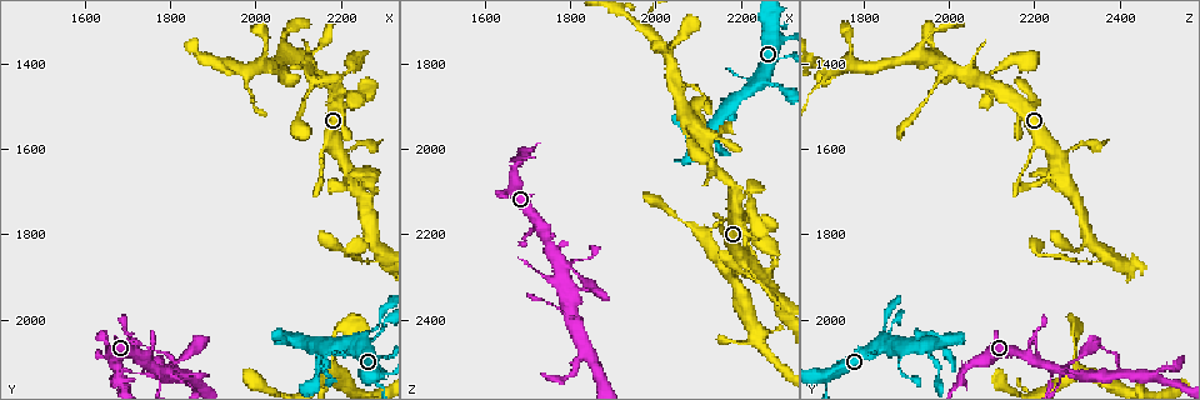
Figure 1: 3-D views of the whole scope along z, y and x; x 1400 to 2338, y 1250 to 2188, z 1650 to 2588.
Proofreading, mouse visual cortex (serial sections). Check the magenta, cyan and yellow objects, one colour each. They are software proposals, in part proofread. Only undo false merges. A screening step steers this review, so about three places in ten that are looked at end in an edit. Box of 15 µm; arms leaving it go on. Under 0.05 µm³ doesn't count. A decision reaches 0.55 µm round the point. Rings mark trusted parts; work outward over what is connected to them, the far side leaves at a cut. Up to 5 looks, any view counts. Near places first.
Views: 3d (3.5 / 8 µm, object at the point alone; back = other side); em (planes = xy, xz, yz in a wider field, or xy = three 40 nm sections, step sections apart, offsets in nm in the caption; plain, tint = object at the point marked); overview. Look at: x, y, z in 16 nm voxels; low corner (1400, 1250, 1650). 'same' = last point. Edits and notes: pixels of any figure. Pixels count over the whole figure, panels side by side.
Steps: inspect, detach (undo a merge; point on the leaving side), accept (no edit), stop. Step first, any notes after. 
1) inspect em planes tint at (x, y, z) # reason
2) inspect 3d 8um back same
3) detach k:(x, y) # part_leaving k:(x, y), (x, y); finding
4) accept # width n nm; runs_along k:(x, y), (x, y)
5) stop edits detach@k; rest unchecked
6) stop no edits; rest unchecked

inspect 3d 3.5um at (2295, 1855, 2365) # abrupt turn

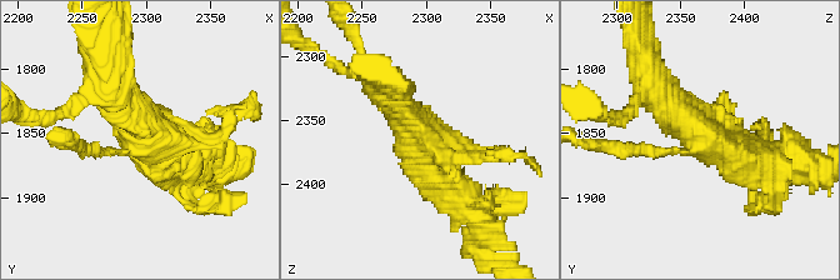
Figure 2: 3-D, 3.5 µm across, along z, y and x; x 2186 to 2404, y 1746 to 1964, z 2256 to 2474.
inspect em xy step 3 tint at (2292, 1850, 2366)

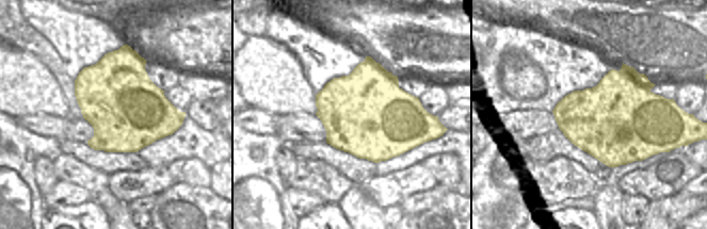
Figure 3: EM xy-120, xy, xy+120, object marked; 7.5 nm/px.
accept # continuous, no second cell

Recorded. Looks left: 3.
inspect 3d 3.5um at (1770, 2115, 2260) # thin arm on a thick one

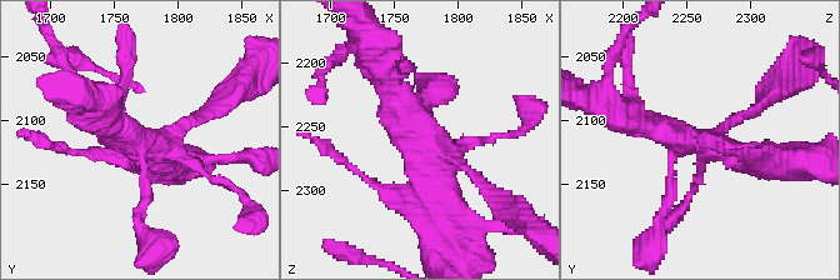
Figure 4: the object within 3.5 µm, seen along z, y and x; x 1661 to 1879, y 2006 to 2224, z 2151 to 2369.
inspect em planes tint at (1774, 2118, 2262)

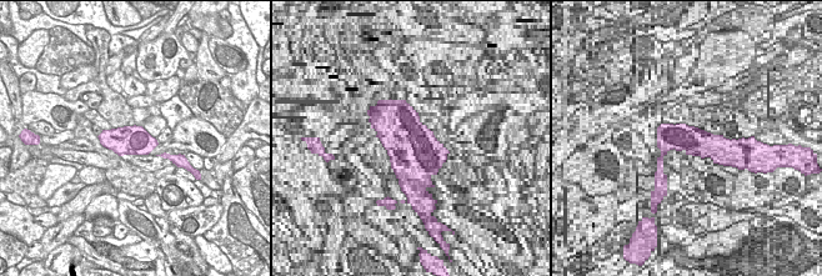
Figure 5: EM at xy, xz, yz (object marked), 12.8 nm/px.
accept # runs_along 4:(394, 80), (443, 218); all the same cell

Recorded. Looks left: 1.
stop no edits; rest unchecked

